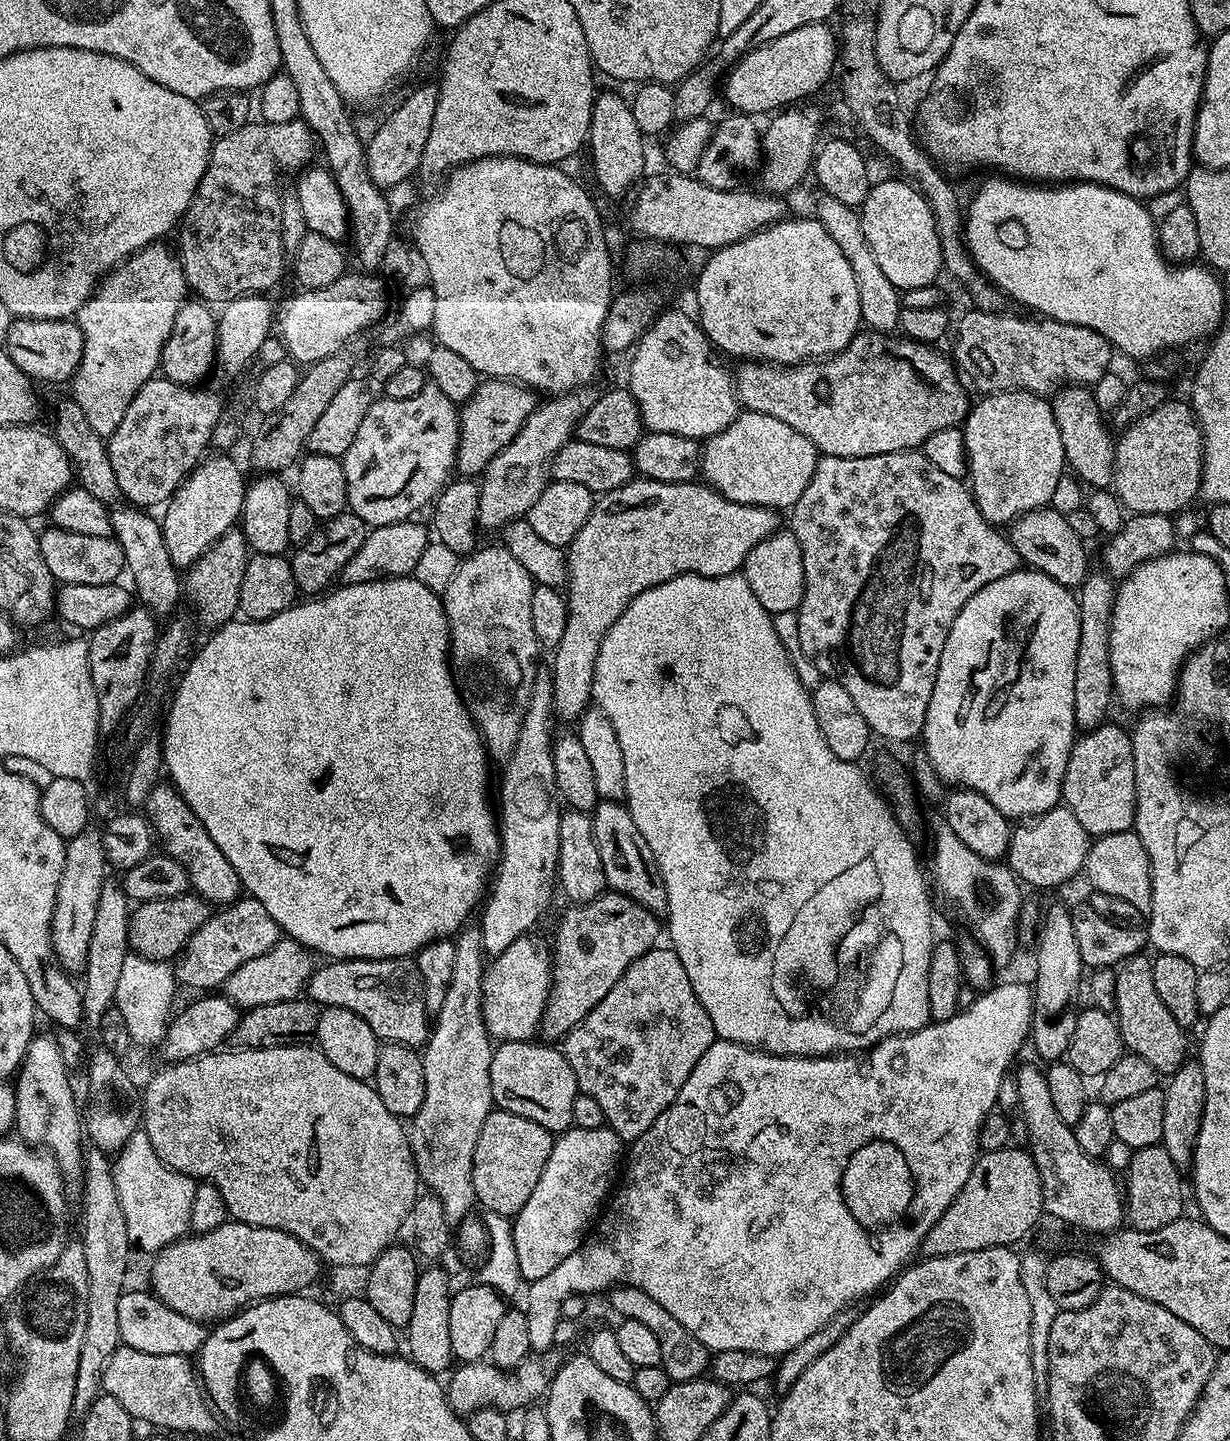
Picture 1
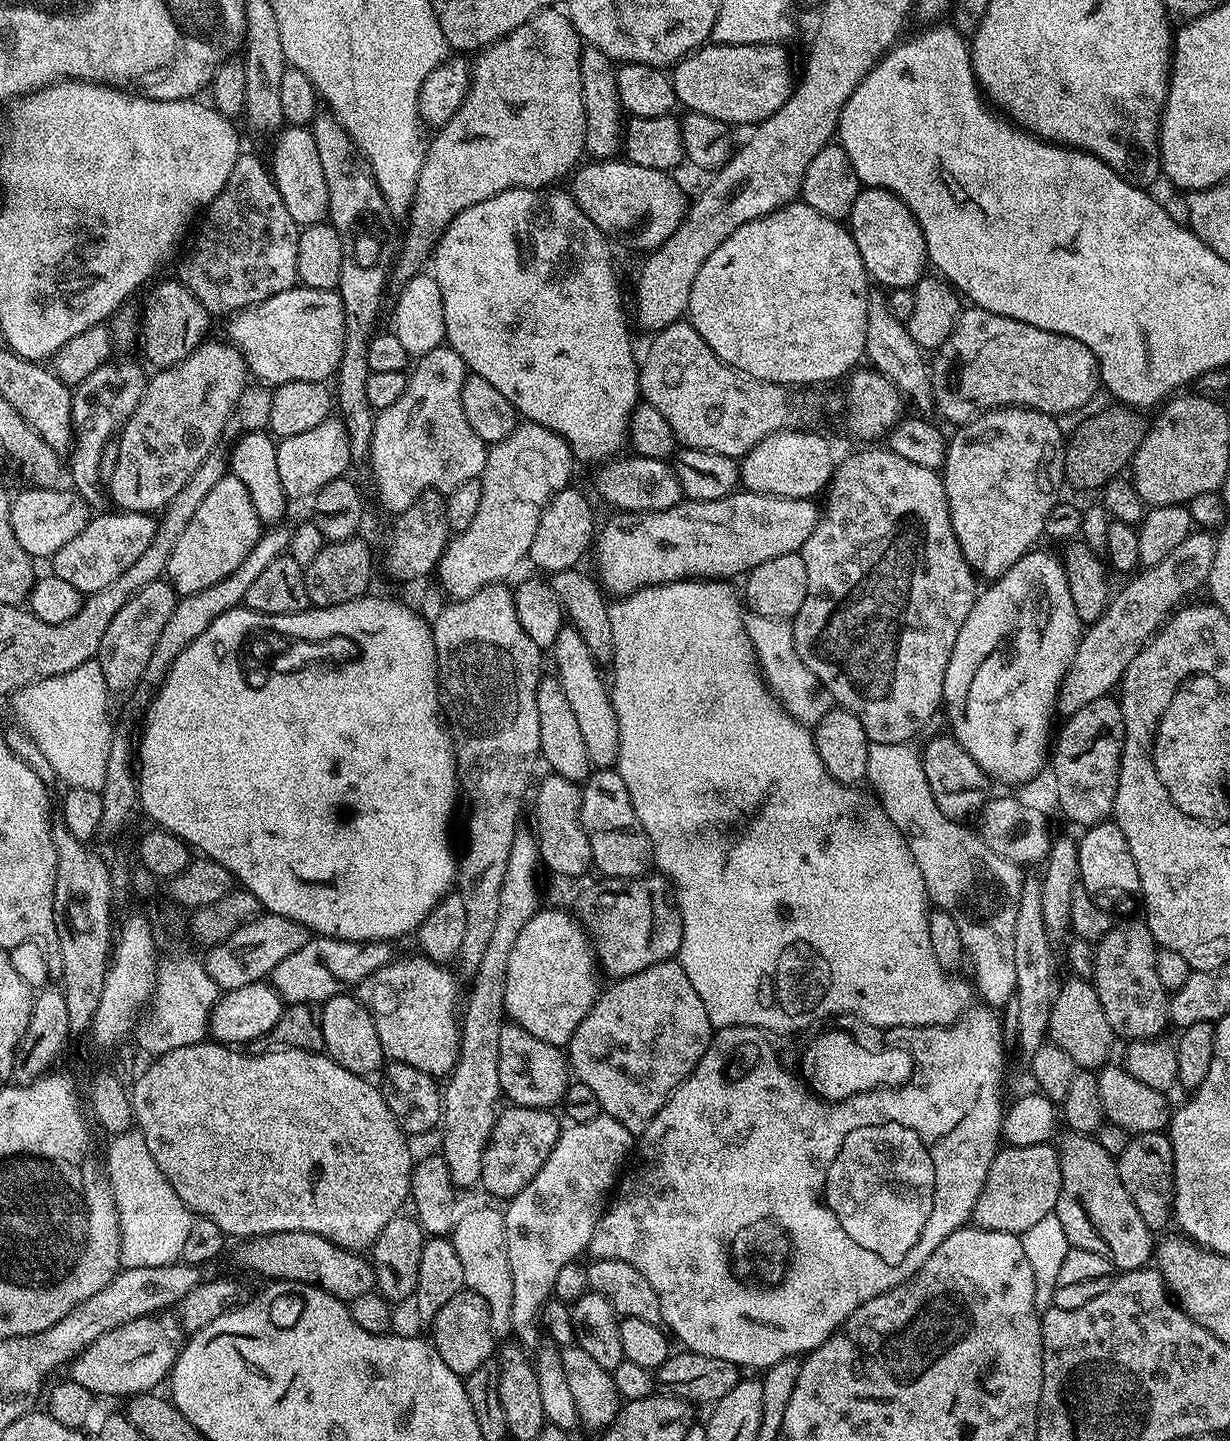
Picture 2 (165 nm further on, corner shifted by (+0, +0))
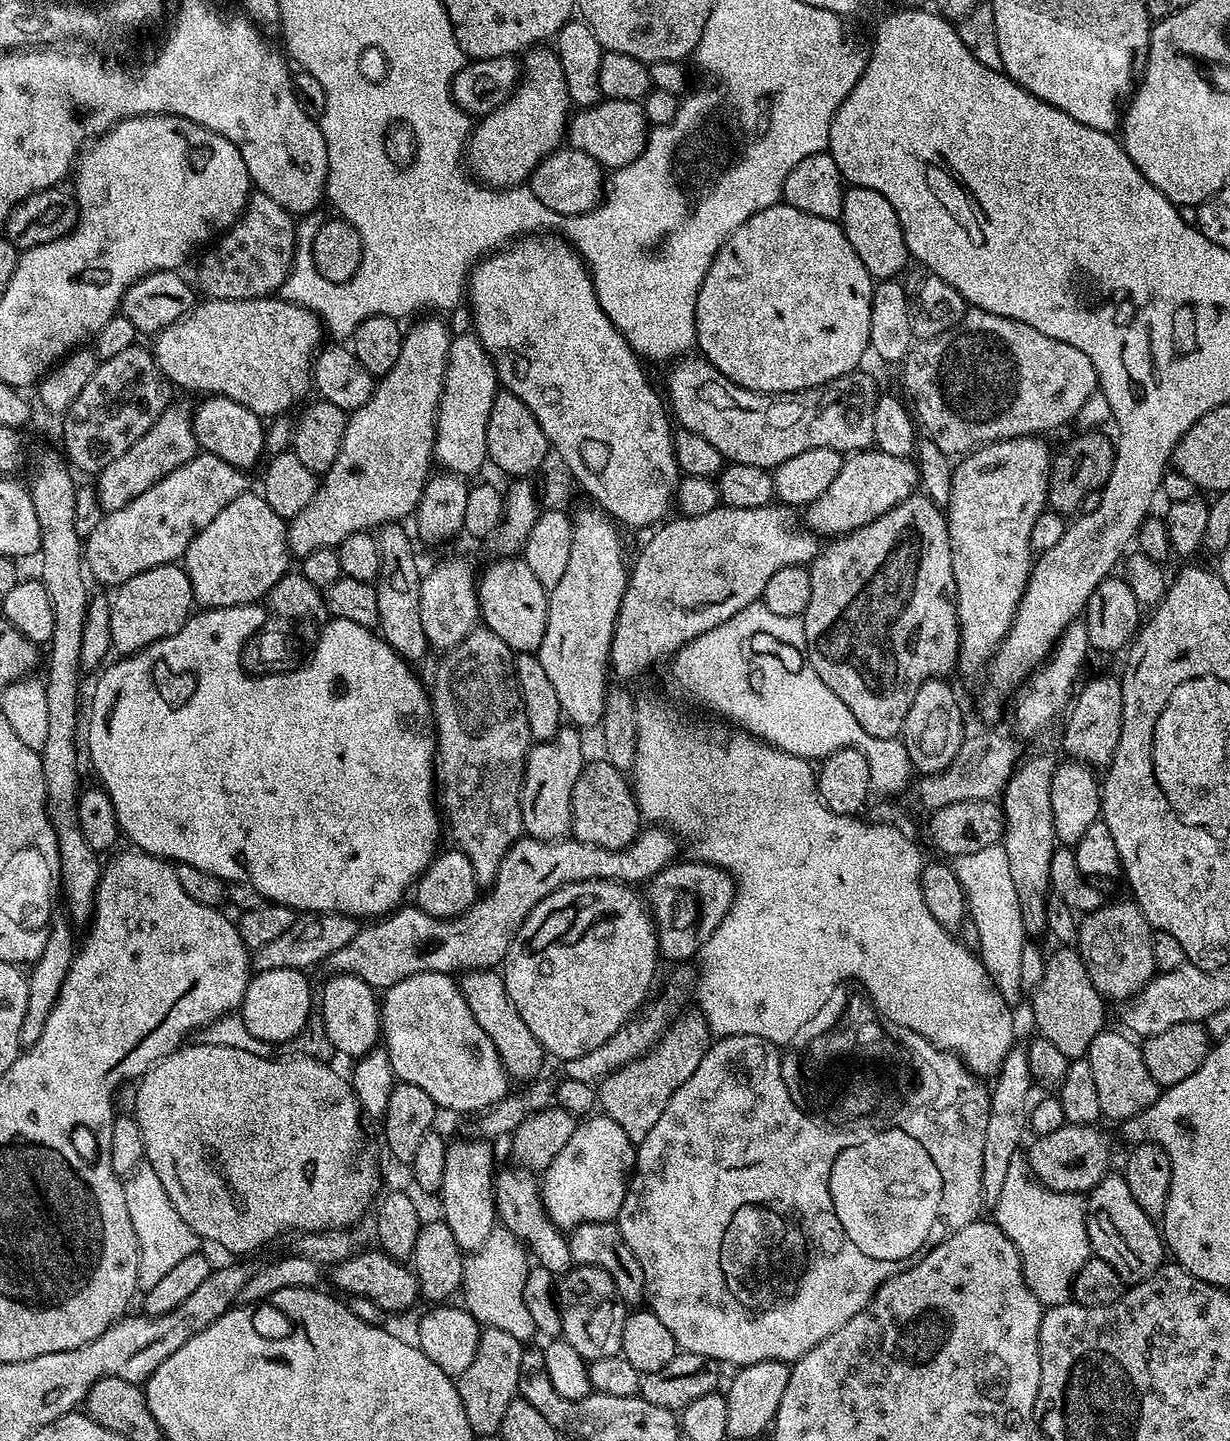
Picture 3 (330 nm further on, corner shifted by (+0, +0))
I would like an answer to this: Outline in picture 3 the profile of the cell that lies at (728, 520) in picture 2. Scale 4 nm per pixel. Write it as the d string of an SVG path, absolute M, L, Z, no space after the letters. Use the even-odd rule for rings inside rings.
M857 450L845 459L838 478L830 482L829 488L803 509L803 523L807 531L820 538L845 535L882 518L882 514L913 495L920 483L917 465L909 457L894 458L894 454L879 450Z

